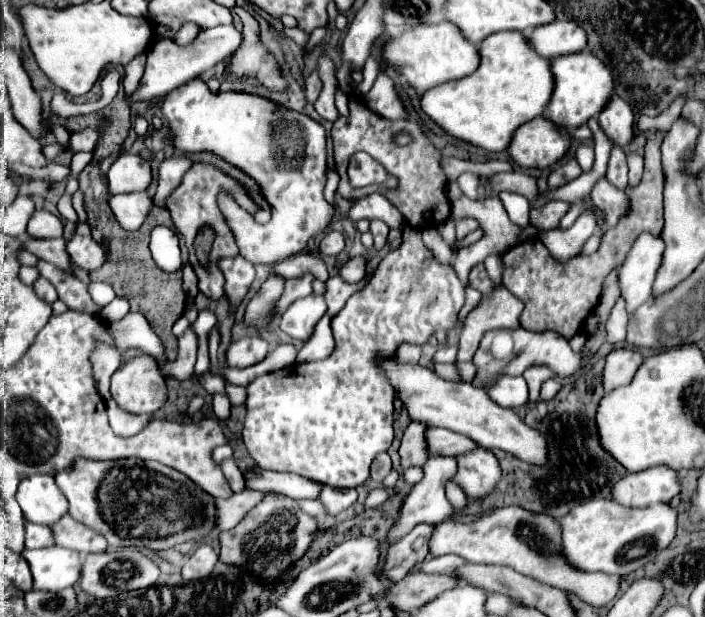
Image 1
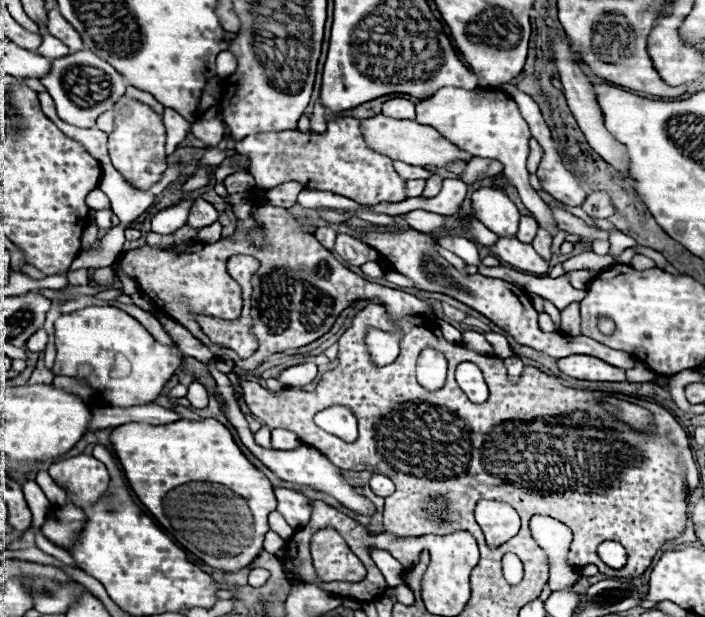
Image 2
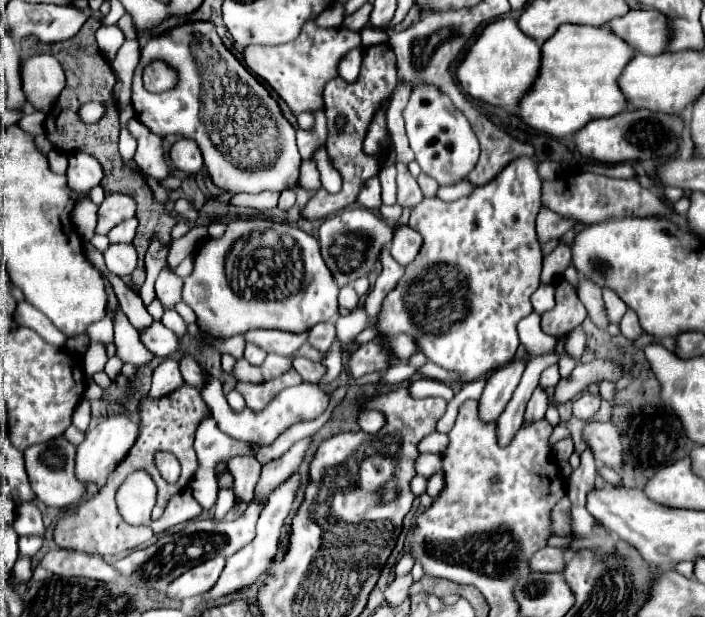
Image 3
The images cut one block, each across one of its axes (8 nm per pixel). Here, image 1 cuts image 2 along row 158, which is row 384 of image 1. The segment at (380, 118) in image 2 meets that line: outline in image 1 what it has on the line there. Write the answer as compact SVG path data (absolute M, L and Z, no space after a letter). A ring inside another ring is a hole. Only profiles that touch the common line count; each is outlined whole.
M396 356L382 360L380 366L386 372L390 384L400 392L404 408L410 412L412 420L466 434L482 448L504 450L532 466L548 466L548 442L544 442L544 436L520 420L514 410L496 406L496 402L492 402L484 390L474 388L468 382L454 384L442 380L434 374L434 370L420 364L398 364Z

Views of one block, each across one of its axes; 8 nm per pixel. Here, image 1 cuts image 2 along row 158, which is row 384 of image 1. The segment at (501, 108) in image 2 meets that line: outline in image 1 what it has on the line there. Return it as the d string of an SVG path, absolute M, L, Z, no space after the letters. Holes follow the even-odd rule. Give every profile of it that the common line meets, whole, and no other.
M502 376L486 392L496 404L512 410L528 402L528 386L522 376Z

